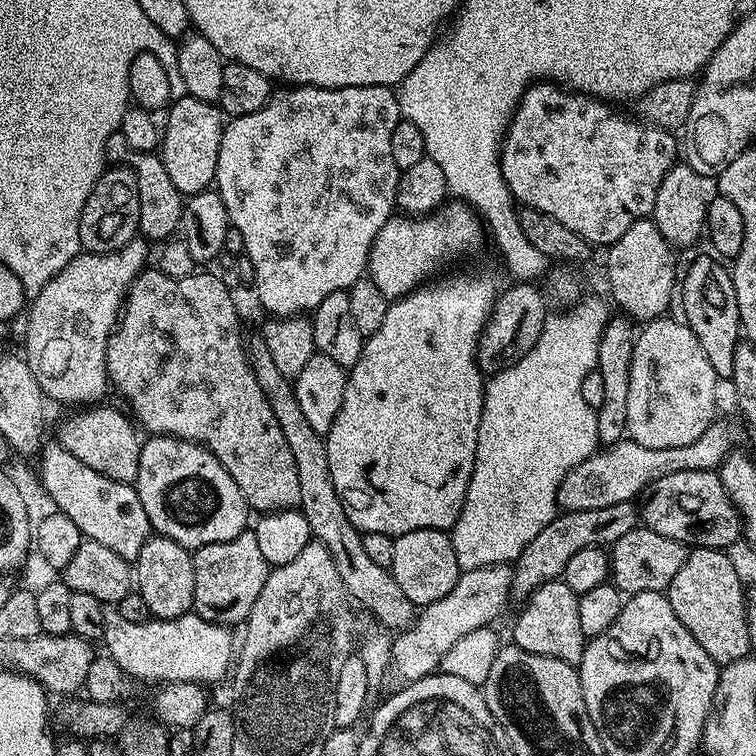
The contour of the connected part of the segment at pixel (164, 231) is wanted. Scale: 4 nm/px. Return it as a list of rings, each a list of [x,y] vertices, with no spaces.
[[[113,130],[104,147],[105,157],[113,165],[130,168],[138,182],[138,206],[140,207],[139,235],[149,242],[167,241],[177,235],[180,228],[180,218],[184,215],[185,197],[170,182],[166,174],[166,166],[161,162],[159,155],[148,155],[136,152],[130,146],[126,146],[126,138],[118,130]]]

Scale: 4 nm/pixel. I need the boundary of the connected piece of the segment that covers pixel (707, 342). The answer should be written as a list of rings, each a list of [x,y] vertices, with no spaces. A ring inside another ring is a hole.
[[[707,255],[698,257],[685,272],[683,269],[678,284],[678,308],[680,304],[684,323],[694,330],[698,342],[702,342],[702,350],[706,350],[706,358],[710,358],[714,374],[728,382],[734,374],[734,350],[742,340],[738,302],[734,298],[731,271],[715,255]]]

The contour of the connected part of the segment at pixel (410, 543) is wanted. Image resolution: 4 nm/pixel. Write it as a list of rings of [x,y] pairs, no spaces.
[[[410,530],[410,534],[402,534],[393,539],[394,562],[391,566],[394,582],[398,582],[398,590],[406,594],[406,598],[414,606],[423,606],[438,602],[438,598],[446,598],[460,577],[458,558],[454,558],[454,546],[451,535],[447,531]]]

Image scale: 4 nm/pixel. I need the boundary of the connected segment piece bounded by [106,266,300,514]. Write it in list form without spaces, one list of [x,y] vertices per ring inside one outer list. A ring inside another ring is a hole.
[[[152,266],[140,273],[128,287],[128,295],[124,301],[122,315],[108,337],[106,346],[106,370],[108,379],[113,389],[124,392],[124,400],[128,403],[127,411],[134,417],[135,423],[145,433],[152,436],[176,436],[180,440],[190,440],[194,444],[203,444],[222,462],[226,474],[238,482],[238,490],[242,490],[244,501],[248,503],[253,513],[281,512],[287,508],[296,508],[300,502],[298,490],[298,466],[294,466],[294,454],[290,454],[290,446],[286,442],[286,434],[282,434],[282,426],[278,424],[278,418],[274,416],[274,410],[270,408],[270,402],[266,400],[266,394],[262,394],[262,386],[258,384],[258,378],[254,376],[254,370],[248,364],[248,349],[246,347],[246,332],[240,329],[240,312],[228,293],[228,288],[216,276],[200,270],[186,278],[170,278],[160,271],[159,267]]]

